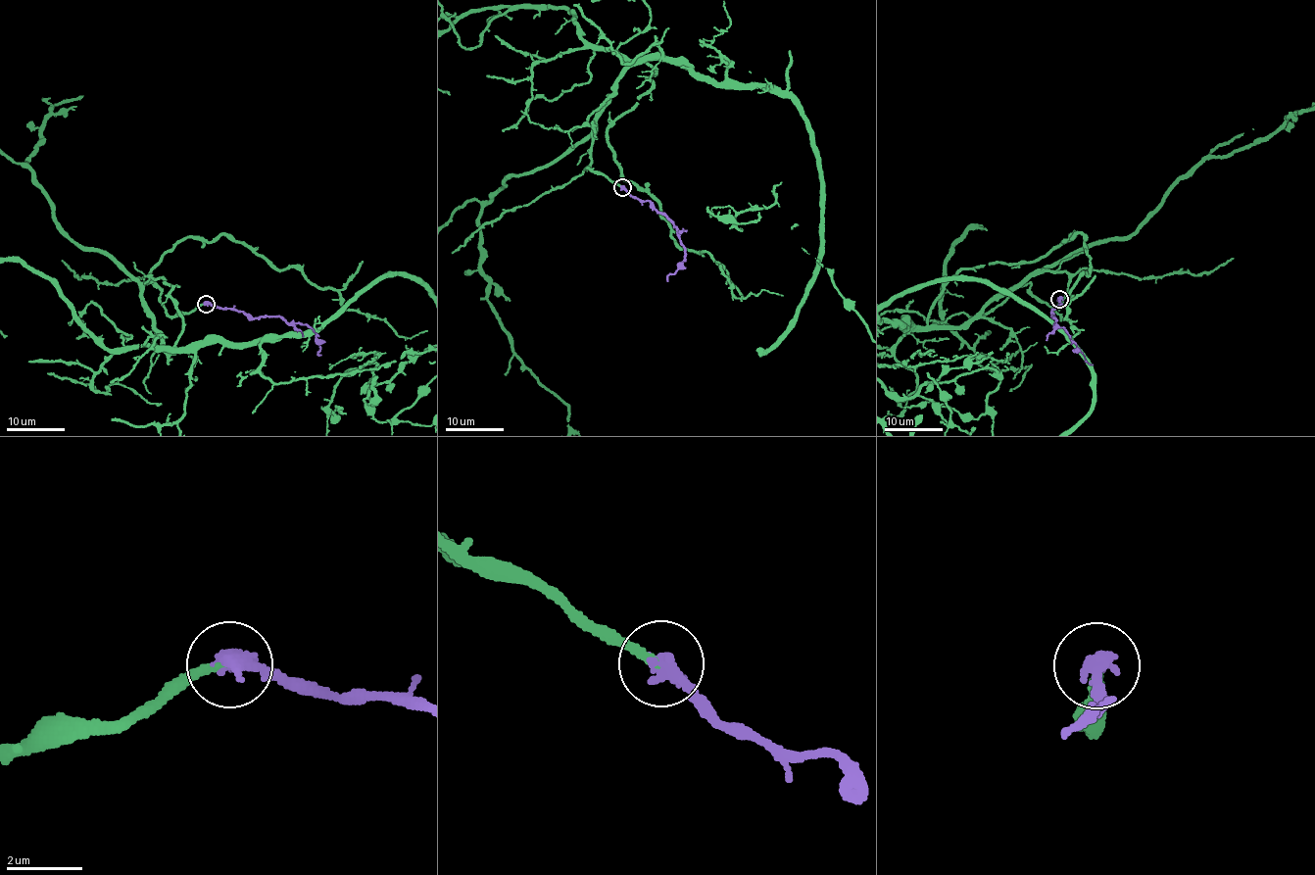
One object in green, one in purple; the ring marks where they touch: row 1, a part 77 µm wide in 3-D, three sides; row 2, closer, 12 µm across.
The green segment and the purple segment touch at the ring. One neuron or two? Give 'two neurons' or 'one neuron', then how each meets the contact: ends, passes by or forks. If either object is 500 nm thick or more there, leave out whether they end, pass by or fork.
one neuron; green ends there; purple ends there

